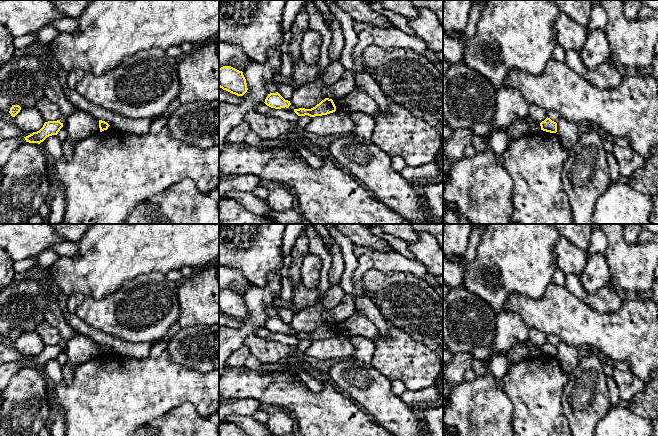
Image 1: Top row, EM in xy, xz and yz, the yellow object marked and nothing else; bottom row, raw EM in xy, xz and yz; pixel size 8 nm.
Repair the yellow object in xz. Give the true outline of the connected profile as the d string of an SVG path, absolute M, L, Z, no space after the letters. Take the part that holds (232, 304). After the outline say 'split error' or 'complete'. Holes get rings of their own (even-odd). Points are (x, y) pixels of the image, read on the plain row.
M231 290L219 292L219 311L237 320L243 320L248 314L243 296Z; complete

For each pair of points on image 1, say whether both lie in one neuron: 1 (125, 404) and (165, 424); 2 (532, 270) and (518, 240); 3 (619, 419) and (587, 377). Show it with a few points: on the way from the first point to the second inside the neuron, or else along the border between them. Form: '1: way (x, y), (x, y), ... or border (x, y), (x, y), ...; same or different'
1: border (176, 408), (143, 425); different
2: way (525, 263), (518, 256), (518, 247); same
3: border (611, 405), (595, 425); different

